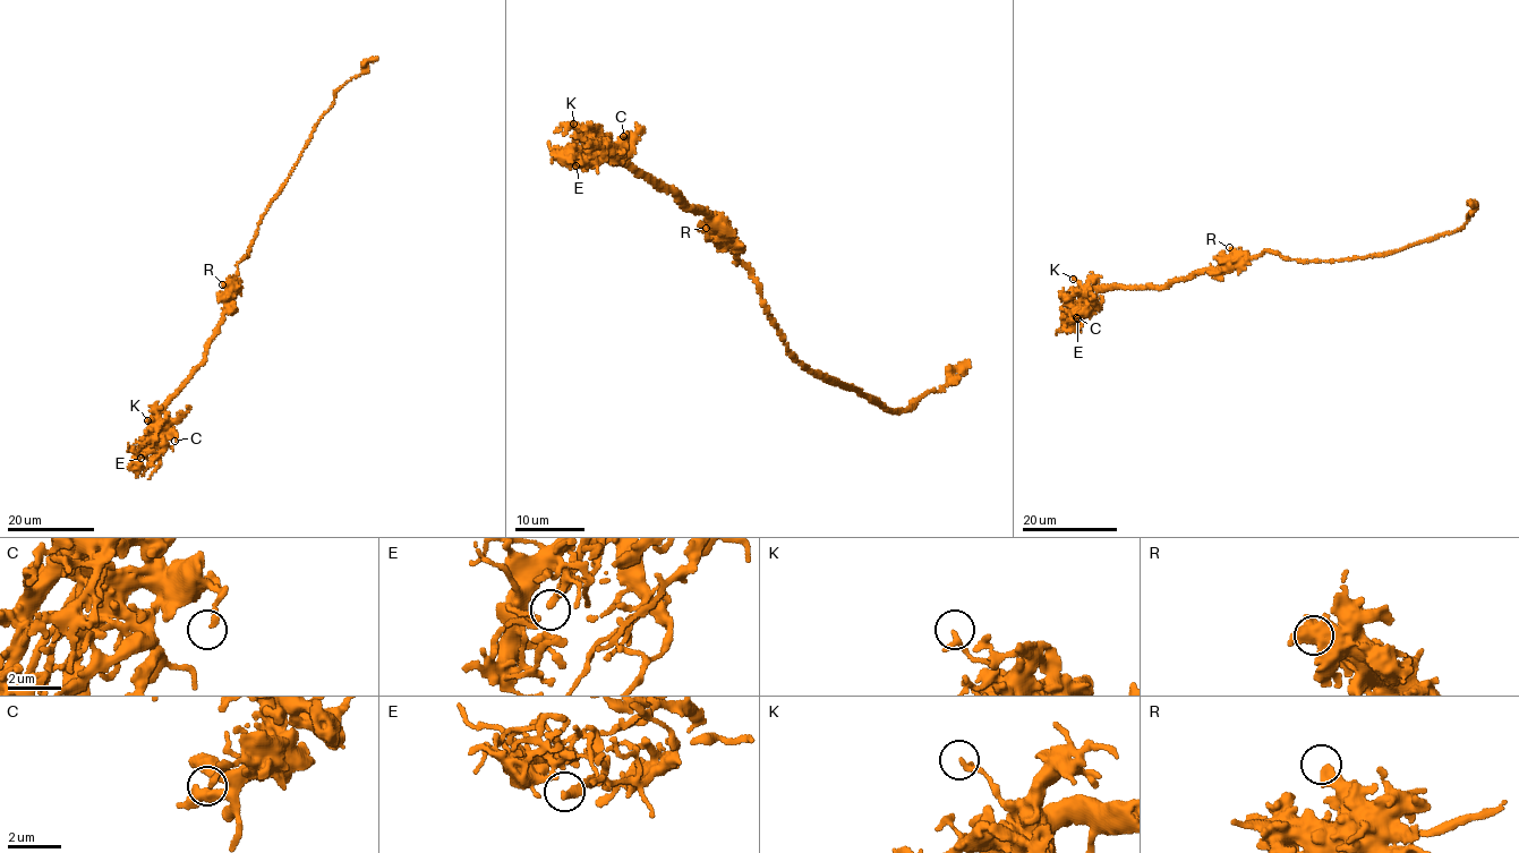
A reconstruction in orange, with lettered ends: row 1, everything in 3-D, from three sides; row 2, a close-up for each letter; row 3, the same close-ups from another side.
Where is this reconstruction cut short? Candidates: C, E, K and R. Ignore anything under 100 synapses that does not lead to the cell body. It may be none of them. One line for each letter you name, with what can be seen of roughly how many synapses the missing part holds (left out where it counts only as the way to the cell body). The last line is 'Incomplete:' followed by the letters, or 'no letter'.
Incomplete: E

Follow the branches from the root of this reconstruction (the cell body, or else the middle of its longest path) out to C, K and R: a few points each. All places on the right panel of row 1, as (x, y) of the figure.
C: (1280, 255), (1268, 249), (1160, 287), (1107, 284), (1091, 290), (1090, 305), (1076, 317)
K: (1280, 255), (1268, 249), (1160, 287), (1115, 284), (1084, 288), (1073, 279)
R: (1280, 255), (1268, 249), (1247, 258), (1229, 247)

